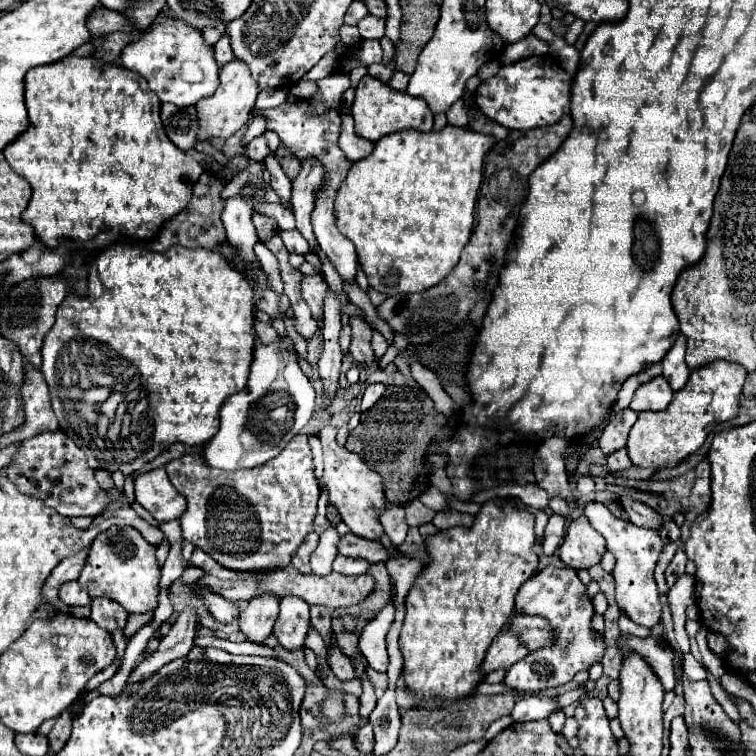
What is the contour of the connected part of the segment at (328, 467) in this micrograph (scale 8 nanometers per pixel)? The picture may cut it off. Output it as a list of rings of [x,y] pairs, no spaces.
[[[331,425],[323,427],[319,433],[319,439],[323,445],[323,461],[325,461],[323,483],[327,487],[329,505],[337,509],[341,521],[351,529],[351,533],[365,539],[379,539],[383,535],[383,527],[377,517],[385,507],[383,481],[375,471],[371,471],[363,463],[363,459],[357,453],[351,453],[345,447],[337,445],[335,435],[337,435],[337,427],[331,427]]]

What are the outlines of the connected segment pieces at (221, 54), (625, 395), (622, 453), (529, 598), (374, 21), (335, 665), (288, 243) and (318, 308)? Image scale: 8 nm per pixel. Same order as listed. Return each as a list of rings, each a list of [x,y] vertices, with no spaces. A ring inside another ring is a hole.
[[[223,35],[217,43],[215,43],[215,59],[219,65],[225,65],[229,61],[233,61],[233,53],[231,53],[231,45],[227,41],[227,35]]]
[[[641,373],[635,375],[635,377],[629,377],[629,379],[623,383],[623,387],[621,387],[621,391],[619,391],[619,401],[617,401],[617,405],[615,405],[615,411],[629,407],[631,399],[633,399],[633,395],[635,395],[635,389],[641,387],[641,383],[643,383],[643,381],[639,381],[639,379],[641,379]]]
[[[619,449],[619,451],[611,453],[607,457],[607,467],[611,471],[625,471],[625,469],[629,469],[631,467],[631,459],[627,457],[627,451],[625,449]]]
[[[551,565],[521,585],[515,597],[515,611],[523,615],[547,617],[547,621],[553,625],[557,641],[555,645],[533,651],[525,659],[517,661],[505,675],[507,685],[523,693],[539,693],[547,687],[553,689],[571,681],[577,671],[589,669],[593,663],[601,661],[605,653],[605,643],[591,629],[591,617],[595,611],[585,591],[587,587],[579,581],[573,569],[557,569]]]
[[[375,15],[363,17],[357,27],[363,39],[381,39],[385,35],[385,19],[377,19]]]
[[[333,639],[331,647],[329,647],[329,651],[327,651],[327,661],[329,661],[331,671],[333,671],[341,681],[343,681],[343,679],[355,679],[355,669],[353,669],[353,665],[351,665],[351,661],[339,651],[335,639]]]
[[[287,229],[287,231],[279,231],[285,247],[289,253],[299,253],[299,255],[305,255],[309,253],[309,245],[307,241],[301,237],[301,233],[297,229]]]
[[[303,275],[301,279],[301,295],[305,299],[305,303],[311,307],[313,317],[317,323],[321,323],[321,315],[323,315],[323,301],[327,295],[329,285],[325,283],[325,279],[321,275]]]

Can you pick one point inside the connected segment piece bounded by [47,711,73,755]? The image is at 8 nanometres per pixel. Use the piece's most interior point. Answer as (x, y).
(59, 734)

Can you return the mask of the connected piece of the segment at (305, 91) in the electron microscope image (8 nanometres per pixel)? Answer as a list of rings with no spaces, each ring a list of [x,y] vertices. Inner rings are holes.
[[[299,81],[297,85],[291,87],[291,95],[295,97],[311,97],[311,93],[315,93],[317,85],[313,81]]]

